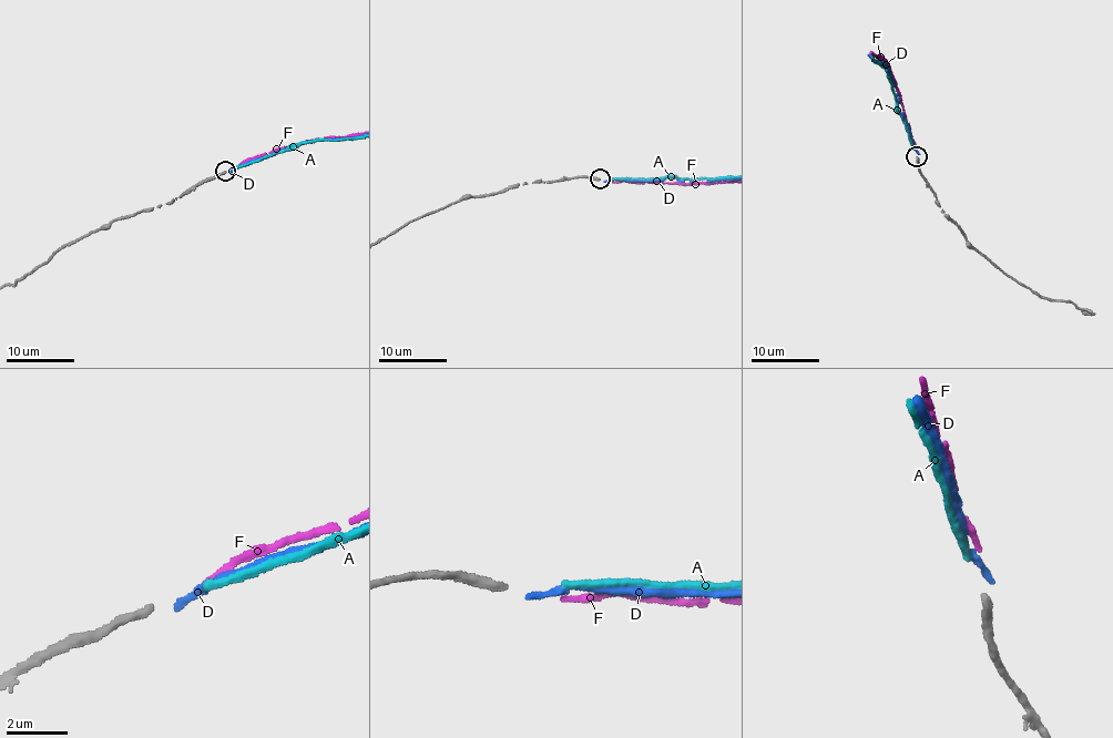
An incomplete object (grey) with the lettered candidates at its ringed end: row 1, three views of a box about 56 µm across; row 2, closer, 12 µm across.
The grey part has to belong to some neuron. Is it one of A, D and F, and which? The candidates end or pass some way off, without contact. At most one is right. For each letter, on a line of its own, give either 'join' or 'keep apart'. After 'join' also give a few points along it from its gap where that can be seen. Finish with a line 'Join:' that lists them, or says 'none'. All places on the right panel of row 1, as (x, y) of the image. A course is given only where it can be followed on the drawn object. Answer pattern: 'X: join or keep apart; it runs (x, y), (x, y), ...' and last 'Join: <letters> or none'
A: join
D: keep apart
F: keep apart
Join: A

